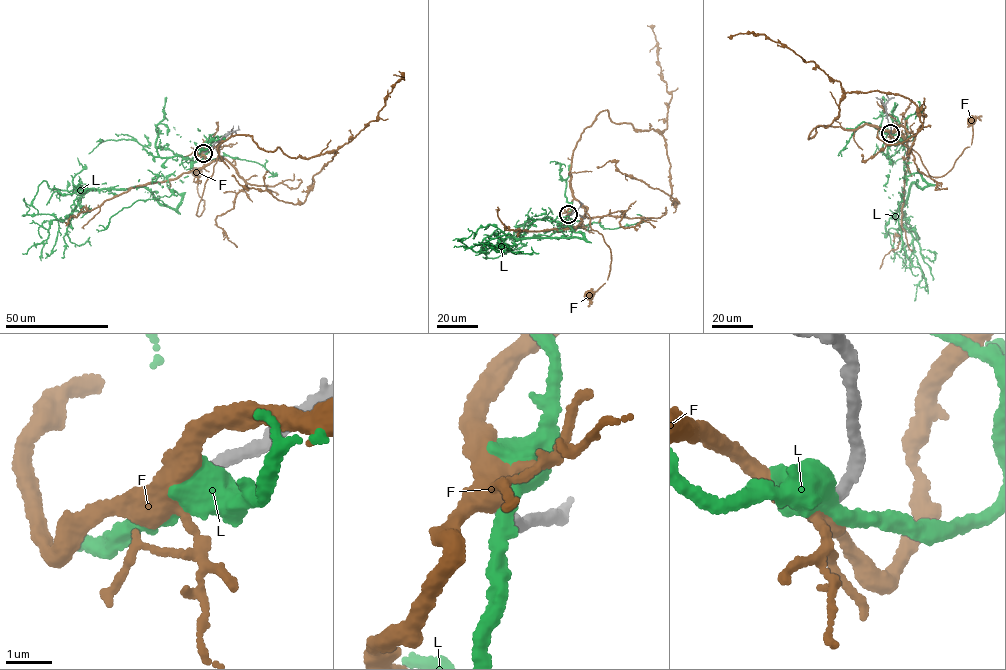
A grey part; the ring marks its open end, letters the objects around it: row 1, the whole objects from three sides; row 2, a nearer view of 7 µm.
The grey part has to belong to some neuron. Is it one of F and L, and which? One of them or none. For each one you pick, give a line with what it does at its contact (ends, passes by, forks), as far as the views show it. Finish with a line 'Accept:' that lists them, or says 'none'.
F: it forks
Accept: F

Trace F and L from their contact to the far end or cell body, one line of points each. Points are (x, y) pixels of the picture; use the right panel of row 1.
F: (890, 133), (877, 127), (915, 150), (930, 175), (940, 177), (953, 167), (971, 143), (971, 119)
L: (889, 133), (904, 143), (904, 177), (919, 172), (928, 184), (908, 189), (905, 263), (897, 251)

